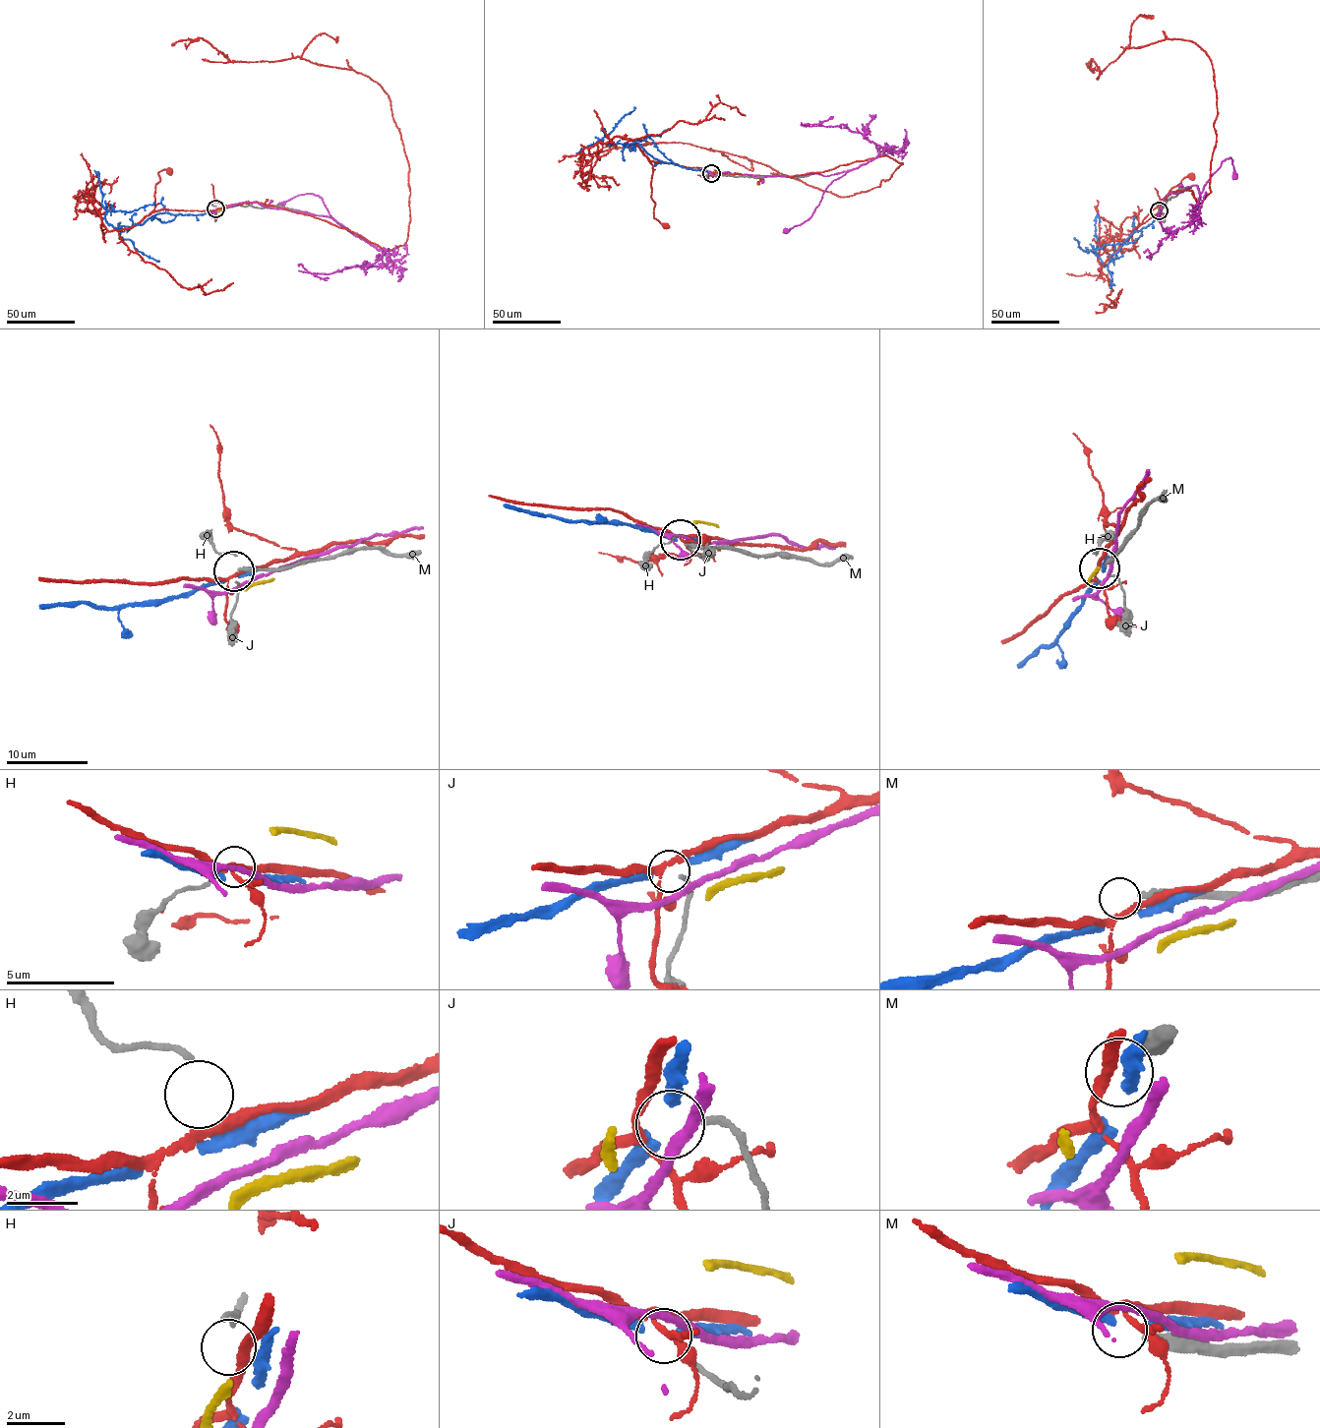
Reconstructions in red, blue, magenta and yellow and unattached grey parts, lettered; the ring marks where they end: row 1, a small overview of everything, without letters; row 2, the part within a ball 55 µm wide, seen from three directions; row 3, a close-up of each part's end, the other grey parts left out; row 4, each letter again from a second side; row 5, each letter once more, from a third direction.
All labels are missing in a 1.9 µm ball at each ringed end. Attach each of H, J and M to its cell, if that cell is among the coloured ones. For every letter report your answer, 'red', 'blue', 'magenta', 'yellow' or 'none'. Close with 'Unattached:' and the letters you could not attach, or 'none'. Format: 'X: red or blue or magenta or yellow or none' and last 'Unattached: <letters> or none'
H: none
J: none
M: none
Unattached: H, J, M

